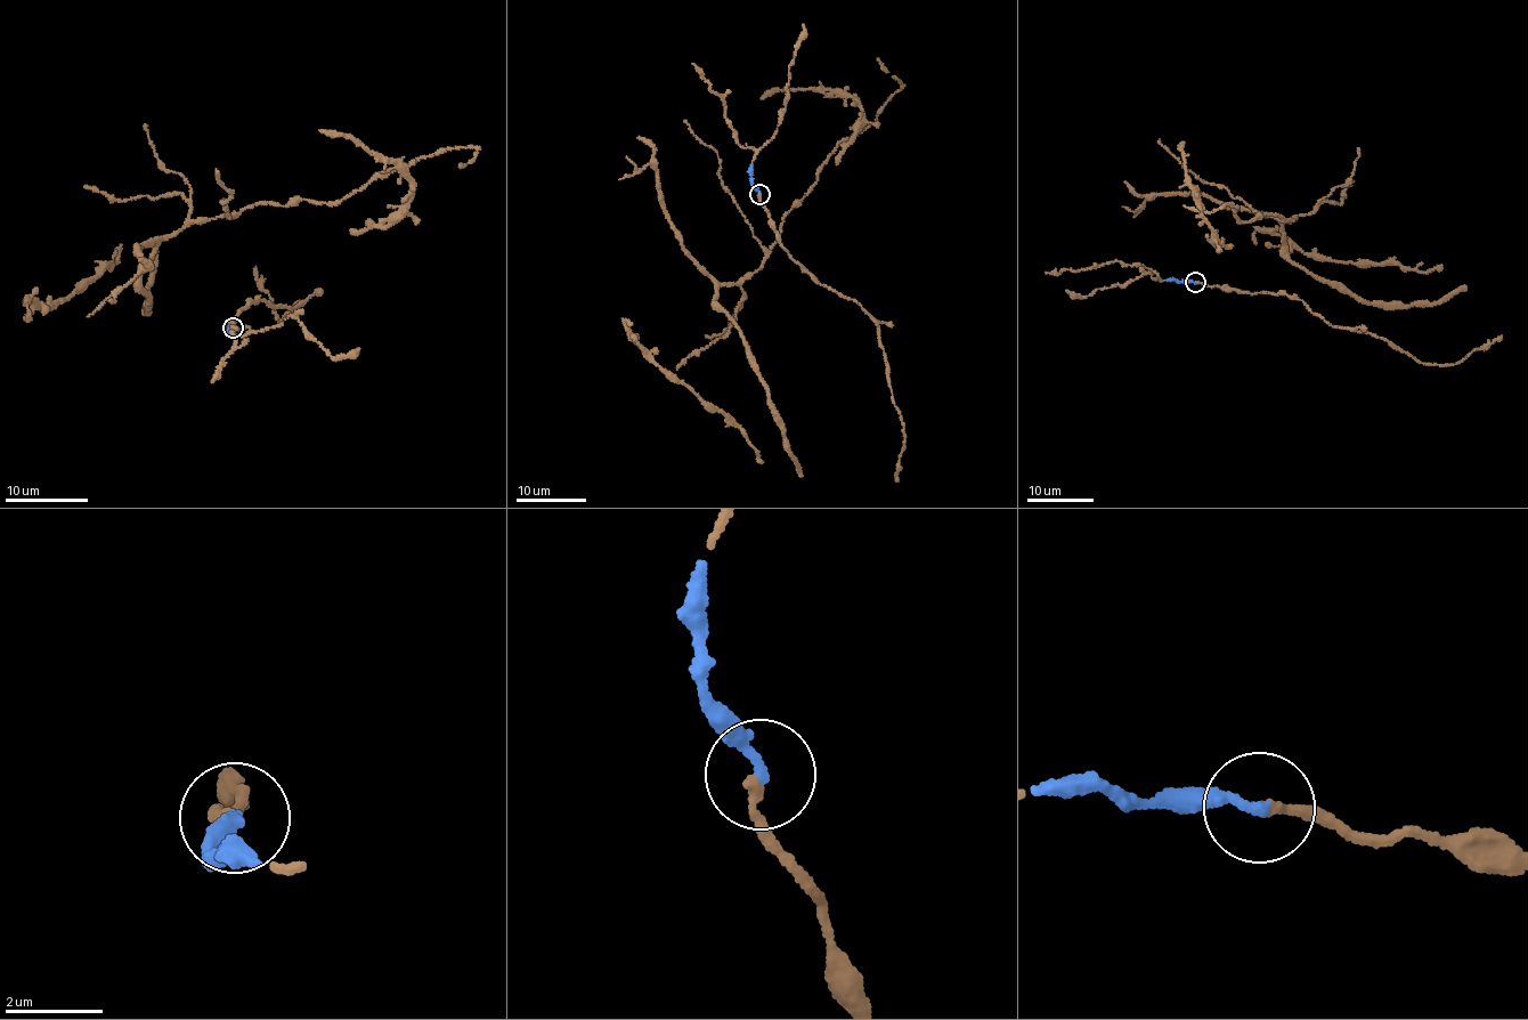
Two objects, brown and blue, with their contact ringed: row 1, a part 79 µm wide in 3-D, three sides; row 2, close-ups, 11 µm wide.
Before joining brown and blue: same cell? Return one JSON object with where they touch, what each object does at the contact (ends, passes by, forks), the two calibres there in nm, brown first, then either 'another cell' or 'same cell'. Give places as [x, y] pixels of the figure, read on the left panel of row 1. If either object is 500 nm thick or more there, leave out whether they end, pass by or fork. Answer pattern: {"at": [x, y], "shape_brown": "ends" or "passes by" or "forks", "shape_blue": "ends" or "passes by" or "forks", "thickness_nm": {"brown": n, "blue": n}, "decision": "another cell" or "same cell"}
{"at": [233, 328], "shape_brown": "ends", "shape_blue": "ends", "thickness_nm": {"brown": 220, "blue": 240}, "decision": "same cell"}

